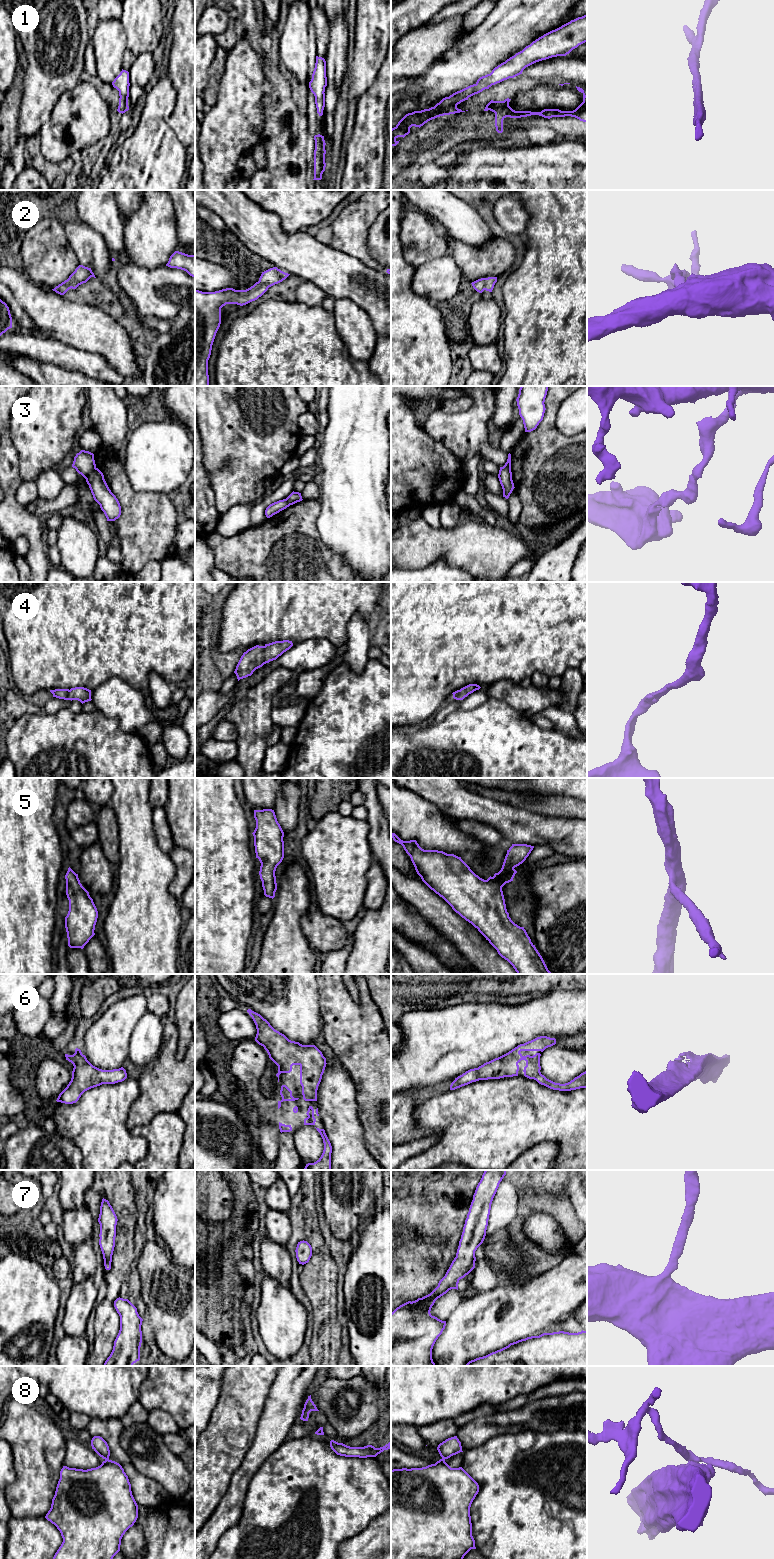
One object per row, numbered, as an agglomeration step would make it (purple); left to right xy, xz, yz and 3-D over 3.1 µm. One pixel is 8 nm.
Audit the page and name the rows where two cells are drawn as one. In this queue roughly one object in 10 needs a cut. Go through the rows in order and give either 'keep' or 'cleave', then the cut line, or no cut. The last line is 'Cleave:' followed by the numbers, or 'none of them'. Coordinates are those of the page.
1: keep; no cut
2: keep; no cut
3: cleave; cut in xy along (95, 467), (85, 478)
4: keep; no cut
5: keep; no cut
6: keep; no cut
7: keep; no cut
8: cleave; cut in xy along (105, 1459), (108, 1460)
Cleave: 3, 8

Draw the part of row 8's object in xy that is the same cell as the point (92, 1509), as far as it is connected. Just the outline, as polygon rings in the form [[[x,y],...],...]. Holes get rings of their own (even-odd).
[[[105,1460],[100,1466],[87,1470],[63,1466],[51,1508],[45,1518],[57,1527],[63,1538],[53,1559],[113,1559],[120,1551],[123,1535],[138,1518],[138,1505],[122,1466],[115,1461]]]

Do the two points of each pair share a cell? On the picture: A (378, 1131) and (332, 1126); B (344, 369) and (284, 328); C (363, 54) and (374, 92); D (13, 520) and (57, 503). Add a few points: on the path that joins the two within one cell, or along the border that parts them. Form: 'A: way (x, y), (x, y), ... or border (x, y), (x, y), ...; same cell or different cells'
A: border (358, 1106), (358, 1118), (369, 1152); different cells
B: way (329, 369), (325, 369), (299, 343); same cell
C: border (380, 67), (372, 85), (357, 100); different cells
D: border (25, 505), (29, 511), (43, 519); different cells

